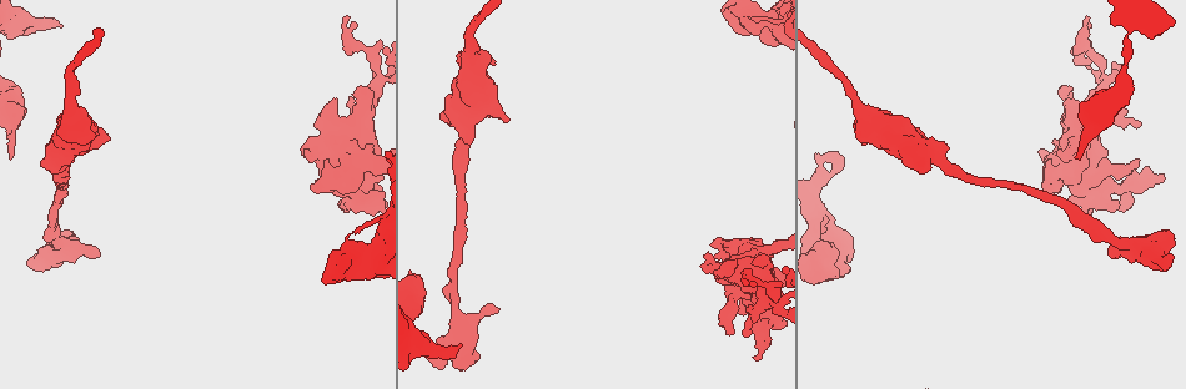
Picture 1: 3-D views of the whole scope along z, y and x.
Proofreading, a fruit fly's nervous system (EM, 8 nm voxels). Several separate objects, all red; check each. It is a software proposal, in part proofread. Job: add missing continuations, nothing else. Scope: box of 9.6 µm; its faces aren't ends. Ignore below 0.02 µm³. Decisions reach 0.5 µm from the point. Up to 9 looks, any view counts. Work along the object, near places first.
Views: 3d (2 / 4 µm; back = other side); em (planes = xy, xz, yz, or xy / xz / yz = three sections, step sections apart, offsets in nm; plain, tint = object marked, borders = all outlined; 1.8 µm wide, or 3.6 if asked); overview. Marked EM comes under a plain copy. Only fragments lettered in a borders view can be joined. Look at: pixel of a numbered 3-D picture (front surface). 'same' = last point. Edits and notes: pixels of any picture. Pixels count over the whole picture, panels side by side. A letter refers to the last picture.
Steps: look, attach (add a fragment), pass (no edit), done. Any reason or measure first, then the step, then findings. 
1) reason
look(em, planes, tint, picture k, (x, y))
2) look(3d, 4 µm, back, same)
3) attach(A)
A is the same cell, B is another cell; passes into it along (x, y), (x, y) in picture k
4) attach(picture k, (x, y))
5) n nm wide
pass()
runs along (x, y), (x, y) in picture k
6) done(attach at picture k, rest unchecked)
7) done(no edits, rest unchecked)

free end
look(3d, 2 µm, picture 1, (99, 256))

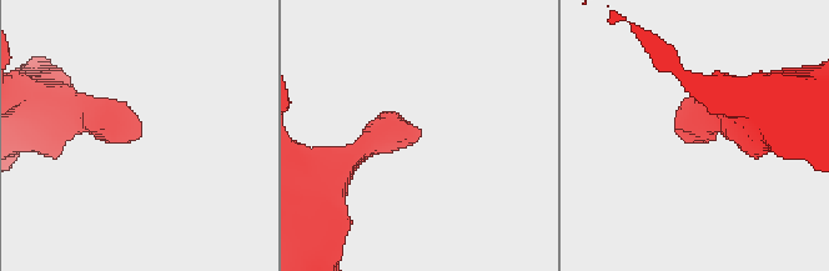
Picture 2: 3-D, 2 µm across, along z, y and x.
look(em, planes, borders, picture 2, (691, 140))

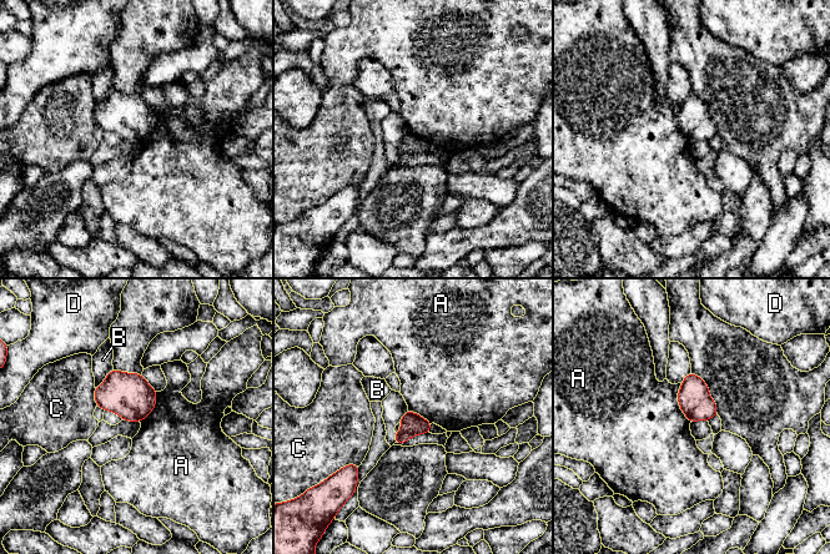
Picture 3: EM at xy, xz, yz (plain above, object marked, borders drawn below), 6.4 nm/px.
140 nm wide
pass()
A, B, C and D are other cells; border along (680, 383), (679, 408), (690, 422) in picture 3; no lettered fragment goes on from it

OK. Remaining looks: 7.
thick turns thin
look(em, 3.6 µm, planes, borders, picture 1, (325, 185))

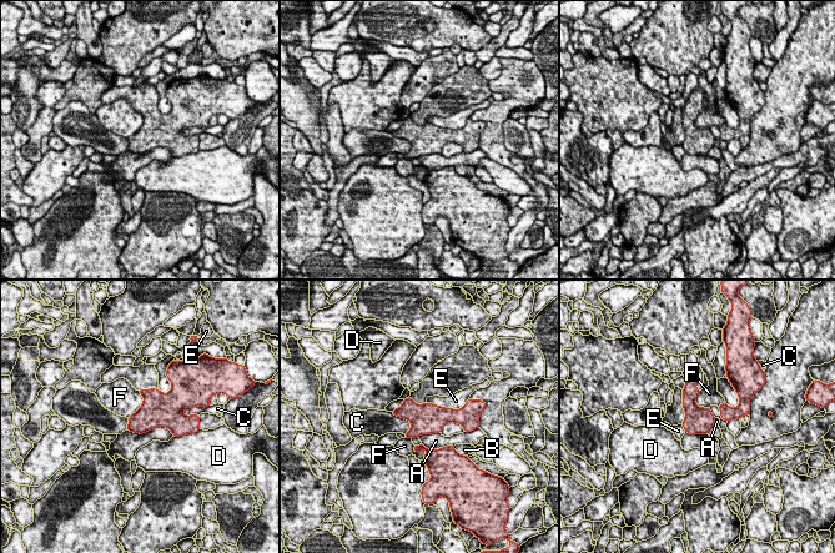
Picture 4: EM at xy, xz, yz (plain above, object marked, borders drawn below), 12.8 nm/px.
E touches over 460 nm
pass()
A, B, C, D, E and F are other cells; border along (413, 446), (426, 451), (423, 461) in picture 4; no lettered fragment goes on from it

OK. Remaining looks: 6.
an open end
look(em, xz, step 4, tint, picture 1, (744, 336))

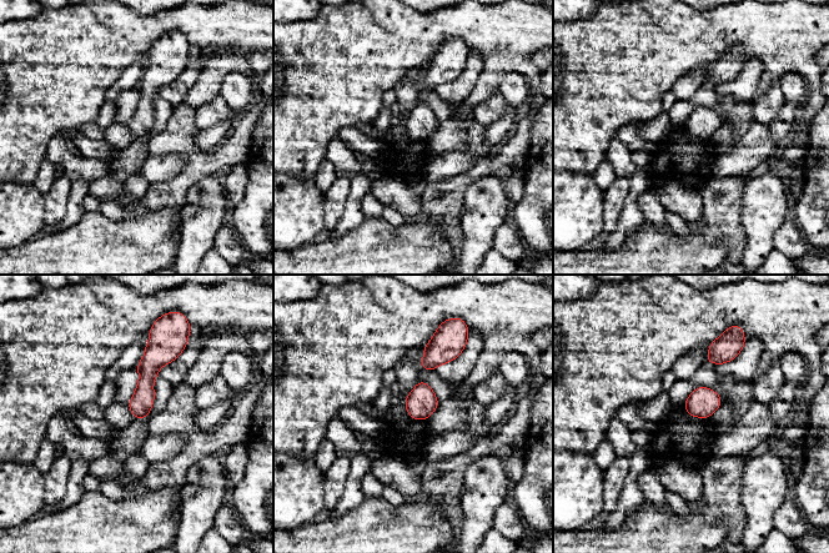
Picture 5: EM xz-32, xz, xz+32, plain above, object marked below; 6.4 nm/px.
look(em, planes, borders, same)

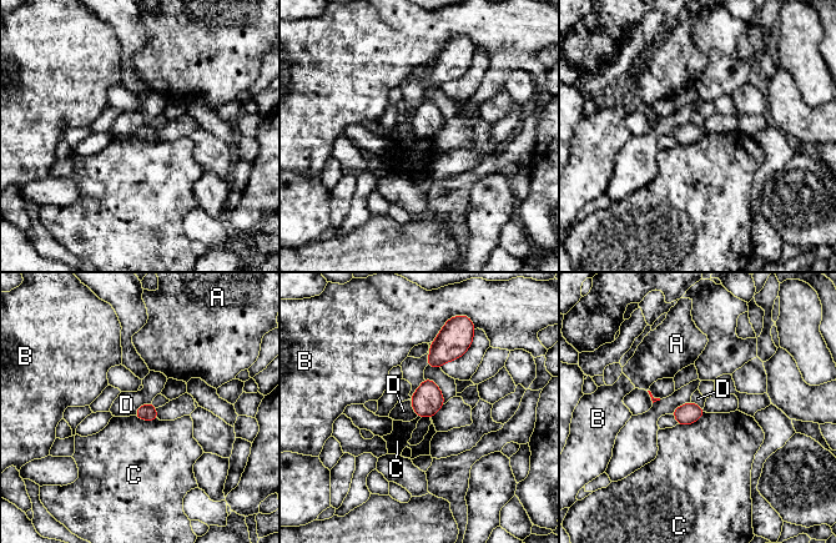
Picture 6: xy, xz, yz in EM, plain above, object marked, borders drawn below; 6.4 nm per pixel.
pass()
A, B, C and D are other cells; border along (151, 402), (142, 403), (134, 415) in picture 6; none of them fits

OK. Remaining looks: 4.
an open end
look(em, planes, borders, picture 1, (461, 343))

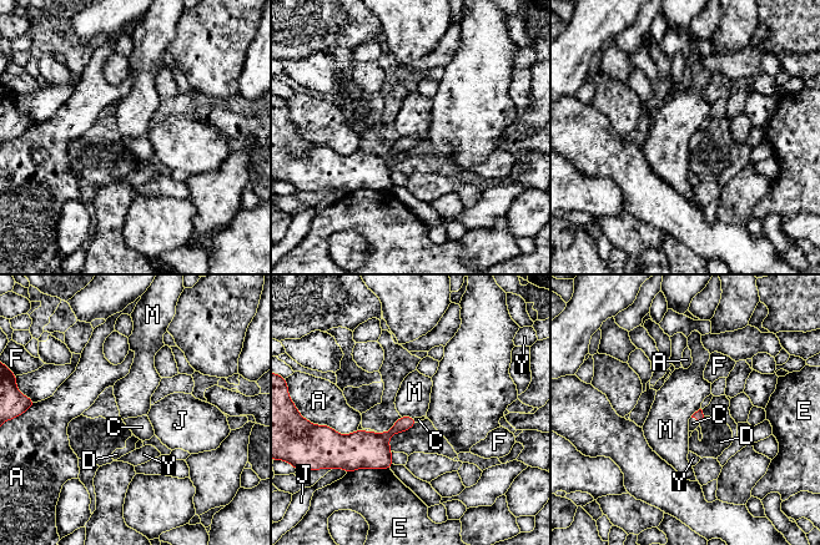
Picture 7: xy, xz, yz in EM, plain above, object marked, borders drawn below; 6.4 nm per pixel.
E touches over 280 nm
attach(C)
C is the same cell, A, D, E, F, J, M and Y are other cells; passes into it along (698, 415), (695, 418), (693, 423) in picture 7; it goes on there

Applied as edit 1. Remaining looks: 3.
done(attach at picture 7, rest unchecked)

